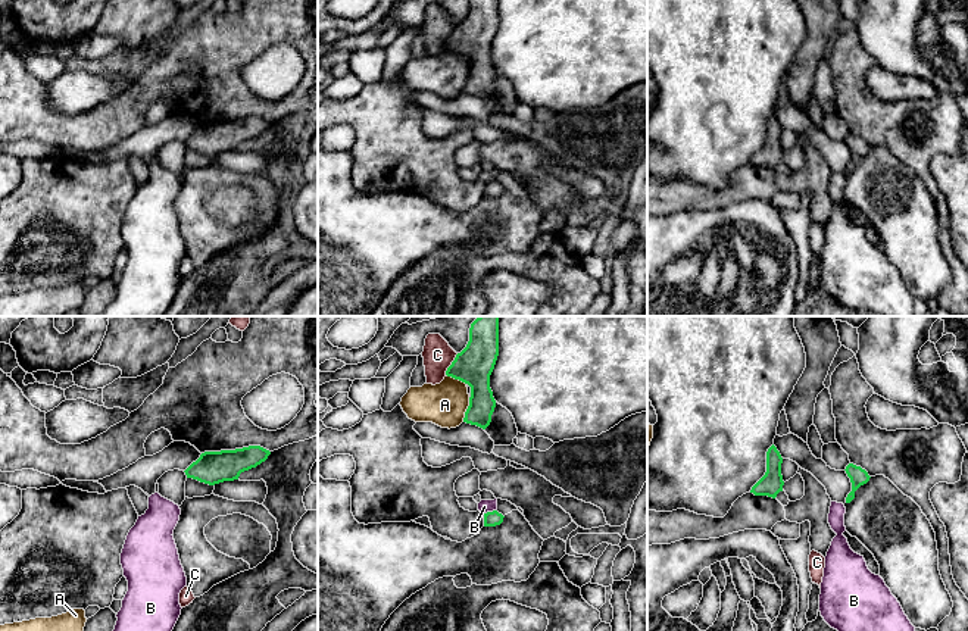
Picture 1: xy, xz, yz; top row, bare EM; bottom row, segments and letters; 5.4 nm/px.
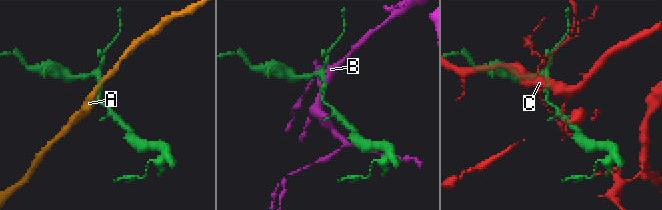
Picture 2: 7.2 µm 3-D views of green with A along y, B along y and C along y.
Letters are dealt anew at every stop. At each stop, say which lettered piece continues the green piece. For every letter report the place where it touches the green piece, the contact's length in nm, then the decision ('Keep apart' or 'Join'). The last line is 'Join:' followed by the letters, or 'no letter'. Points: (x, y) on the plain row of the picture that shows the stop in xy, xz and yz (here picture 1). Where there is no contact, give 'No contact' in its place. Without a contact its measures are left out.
A: Touches green at xz (467, 80). Shared border 140 nm. Keep apart
B: Touches green at xz (489, 183). Shared border 70 nm. Keep apart
C: Touches green at xz (452, 34). Shared border 140 nm. Keep apart
Join: no letter

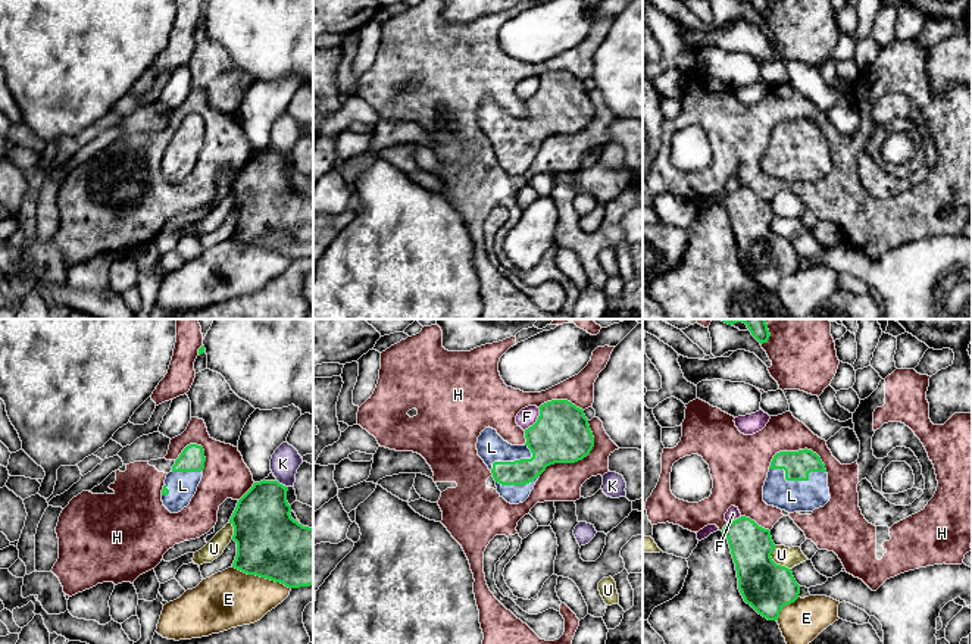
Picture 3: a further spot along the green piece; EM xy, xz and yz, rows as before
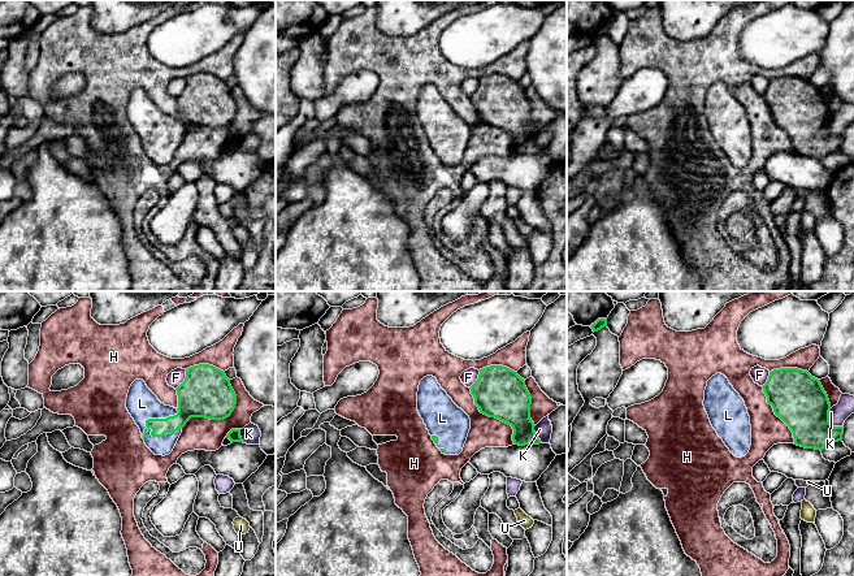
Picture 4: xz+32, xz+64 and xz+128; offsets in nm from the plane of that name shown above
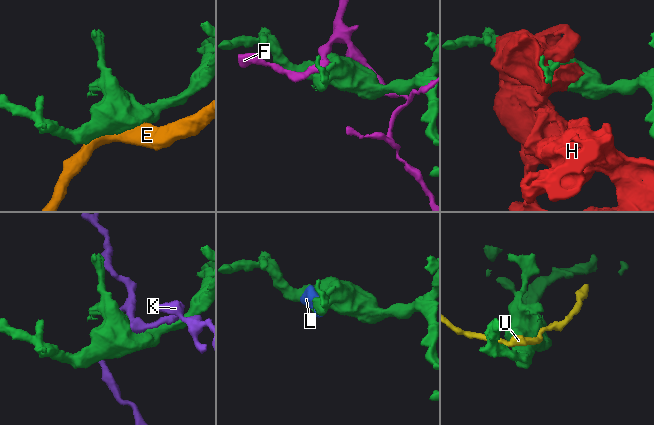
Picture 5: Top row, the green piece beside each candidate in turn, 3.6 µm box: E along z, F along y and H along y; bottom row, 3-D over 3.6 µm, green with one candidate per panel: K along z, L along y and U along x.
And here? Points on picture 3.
E: Touches green at xy (261, 247). Shared border 340 nm. Keep apart
F: Touches green at xz (537, 91). Shared border 150 nm. Keep apart
H: Touches green at xz (580, 130). Shared border 400 nm. Keep apart
K: Touches green at xy (278, 153). Shared border 50 nm. Keep apart
L: Touches green at yz (796, 150). Shared border 320 nm. Join
U: Touches green at yz (774, 233). Shared border 160 nm. Keep apart
Join: L

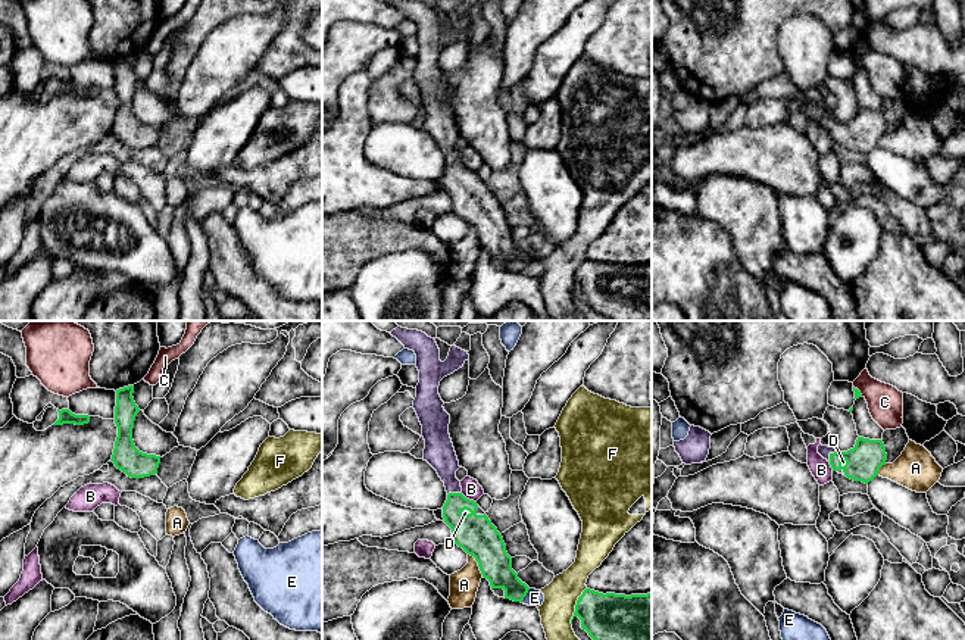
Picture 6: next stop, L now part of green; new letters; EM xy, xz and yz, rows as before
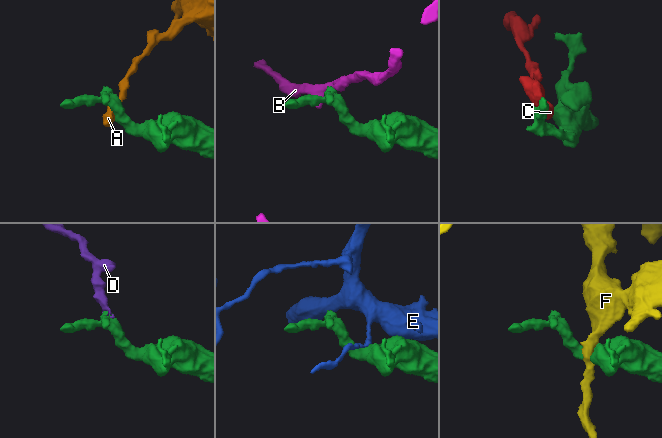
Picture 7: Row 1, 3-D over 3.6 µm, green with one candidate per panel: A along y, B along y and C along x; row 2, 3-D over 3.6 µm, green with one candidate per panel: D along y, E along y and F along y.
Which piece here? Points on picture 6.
A: Touches green at xz (478, 234). Shared border 150 nm. Keep apart
B: Touches green at xz (468, 169). Shared border 100 nm. Keep apart
C: Touches green at yz (859, 62). Shared border 80 nm. Keep apart
D: Touches green at xz (453, 164). Shared border 80 nm. Join
E: Touches green at xz (525, 265). Shared border 90 nm. Keep apart
F: Touches green at xz (575, 277). Shared border 220 nm. Keep apart
Join: D

